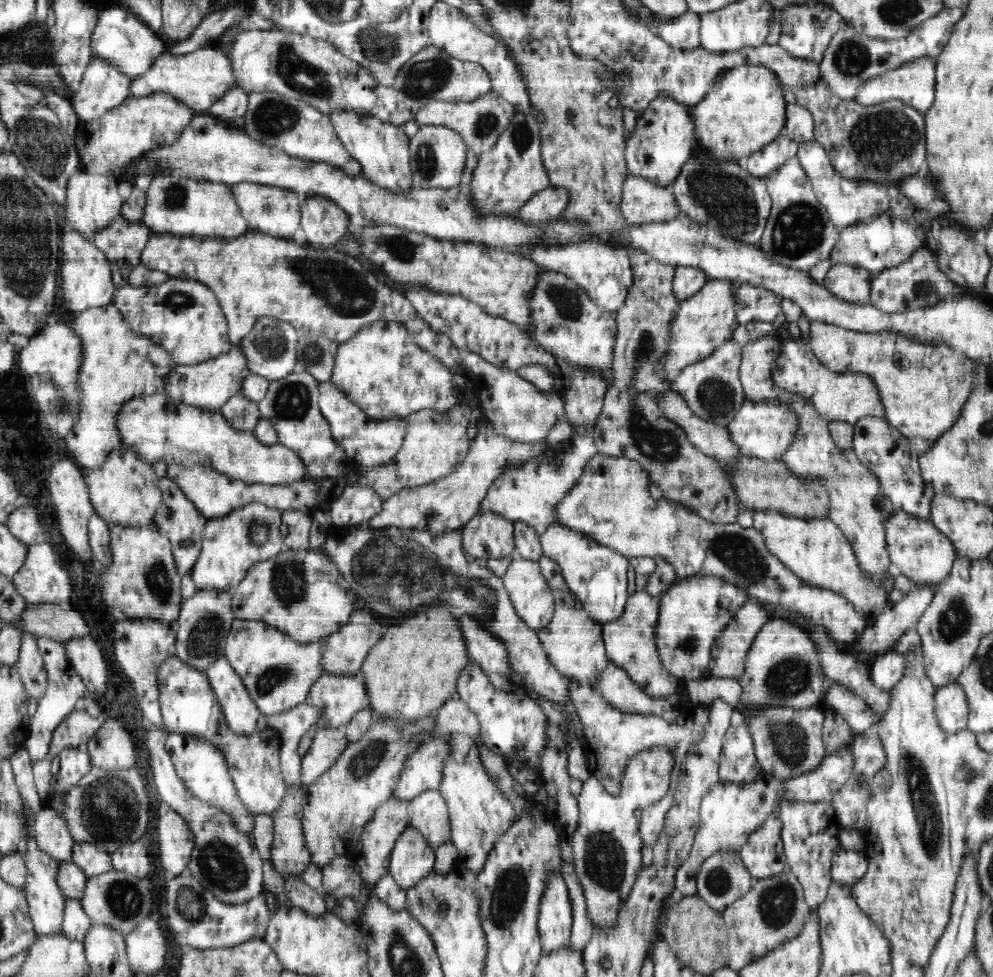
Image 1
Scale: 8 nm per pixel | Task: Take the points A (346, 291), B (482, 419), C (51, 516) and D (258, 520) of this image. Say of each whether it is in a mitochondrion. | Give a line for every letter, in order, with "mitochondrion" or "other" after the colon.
A: mitochondrion
B: other
C: other
D: other

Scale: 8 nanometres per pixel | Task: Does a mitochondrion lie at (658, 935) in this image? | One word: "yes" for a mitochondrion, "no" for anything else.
no

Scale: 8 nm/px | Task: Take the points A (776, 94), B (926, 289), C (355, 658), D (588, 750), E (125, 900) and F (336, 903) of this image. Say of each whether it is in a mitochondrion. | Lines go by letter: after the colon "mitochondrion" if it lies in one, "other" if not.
A: other
B: mitochondrion
C: other
D: other
E: mitochondrion
F: other

